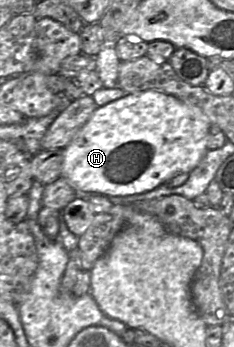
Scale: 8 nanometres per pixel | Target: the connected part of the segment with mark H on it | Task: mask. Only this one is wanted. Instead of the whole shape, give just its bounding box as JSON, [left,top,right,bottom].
[61,90,212,196]

